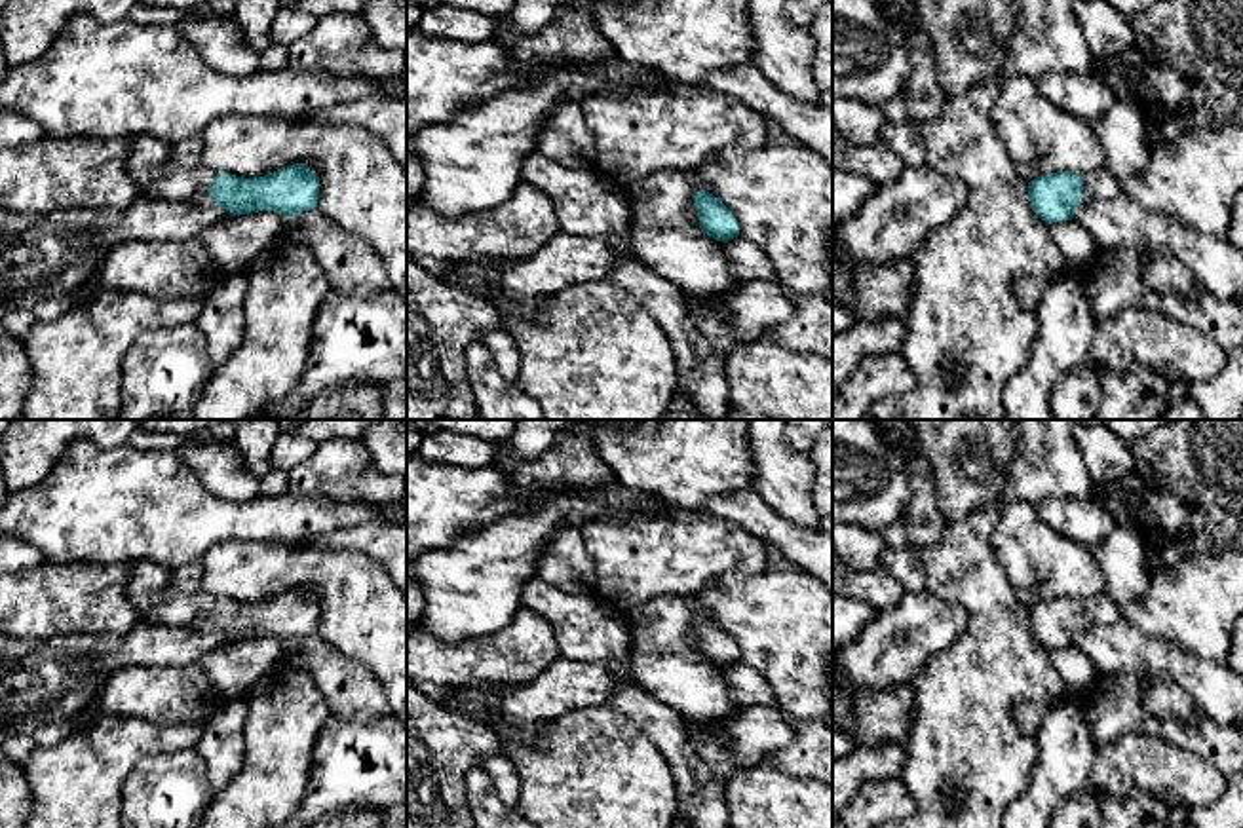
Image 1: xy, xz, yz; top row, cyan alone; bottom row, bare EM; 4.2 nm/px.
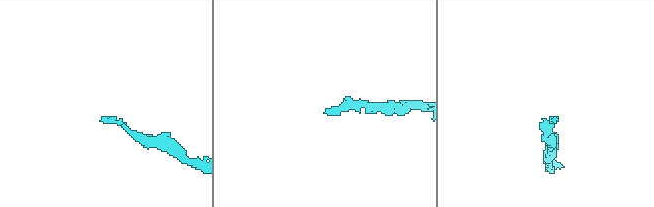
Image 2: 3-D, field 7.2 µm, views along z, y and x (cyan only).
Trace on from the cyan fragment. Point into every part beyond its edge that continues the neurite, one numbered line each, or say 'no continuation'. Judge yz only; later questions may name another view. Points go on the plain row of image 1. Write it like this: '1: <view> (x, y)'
1: yz (1101, 610)

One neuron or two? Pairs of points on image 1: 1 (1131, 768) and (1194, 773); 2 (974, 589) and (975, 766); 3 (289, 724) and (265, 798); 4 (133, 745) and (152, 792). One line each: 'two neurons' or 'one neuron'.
1: one neuron
2: one neuron
3: one neuron
4: two neurons

